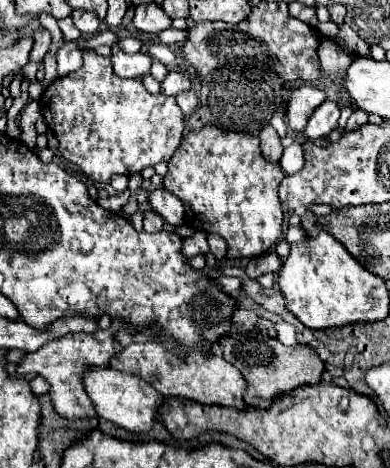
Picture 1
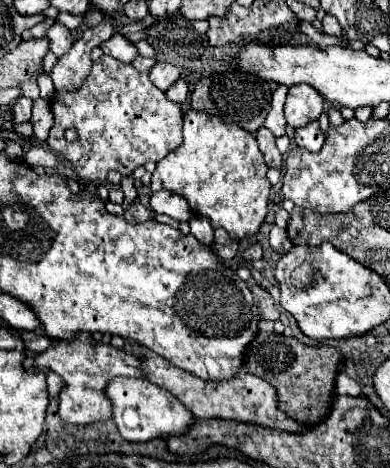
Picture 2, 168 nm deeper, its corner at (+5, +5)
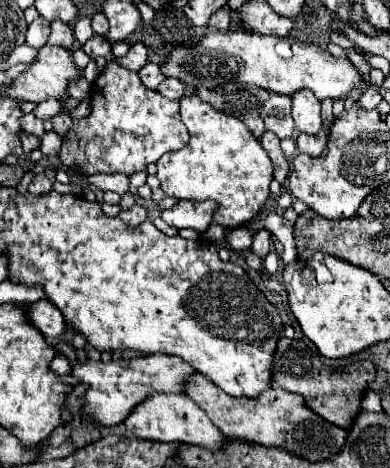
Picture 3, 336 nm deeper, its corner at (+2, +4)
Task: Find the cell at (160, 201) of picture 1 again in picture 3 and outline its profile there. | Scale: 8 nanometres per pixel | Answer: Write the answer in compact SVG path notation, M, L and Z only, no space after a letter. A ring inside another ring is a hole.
M180 200L174 208L162 212L162 220L176 228L192 228L196 232L204 232L212 222L212 214L216 210L216 202L204 200Z

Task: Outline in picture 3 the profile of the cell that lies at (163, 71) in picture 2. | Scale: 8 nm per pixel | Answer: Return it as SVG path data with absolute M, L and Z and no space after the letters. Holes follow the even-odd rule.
M150 62L150 64L146 64L146 66L140 70L140 78L142 78L144 86L156 90L156 88L166 80L166 74L160 70L160 64Z

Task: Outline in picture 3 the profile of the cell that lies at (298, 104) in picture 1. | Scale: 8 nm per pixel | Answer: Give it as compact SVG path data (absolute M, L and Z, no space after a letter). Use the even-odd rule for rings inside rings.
M298 90L292 94L292 118L298 132L316 134L322 126L320 100L310 90Z

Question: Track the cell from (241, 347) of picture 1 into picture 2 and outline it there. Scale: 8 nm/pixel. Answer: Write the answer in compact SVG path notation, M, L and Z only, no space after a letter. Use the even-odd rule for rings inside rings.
M259 333L247 351L245 367L277 389L279 405L289 417L299 423L317 425L317 421L321 421L331 411L337 373L341 371L343 361L343 353L335 347L309 347L293 337L285 337L279 333Z

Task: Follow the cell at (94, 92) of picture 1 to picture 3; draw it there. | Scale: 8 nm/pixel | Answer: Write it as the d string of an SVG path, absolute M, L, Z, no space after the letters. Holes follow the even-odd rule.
M108 62L106 68L98 74L90 92L90 114L86 118L74 120L72 128L62 138L62 148L58 158L68 168L78 168L86 176L92 174L134 174L146 170L148 164L156 162L162 154L180 150L188 144L188 130L180 120L180 102L164 98L158 90L148 90L140 82L140 74L128 70L116 62Z

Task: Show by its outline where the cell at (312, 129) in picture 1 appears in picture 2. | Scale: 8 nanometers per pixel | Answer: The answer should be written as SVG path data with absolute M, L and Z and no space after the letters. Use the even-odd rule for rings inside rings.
M317 121L295 131L295 143L307 151L313 151L313 153L319 151L323 147L323 141L325 141L325 137L323 137L323 131Z

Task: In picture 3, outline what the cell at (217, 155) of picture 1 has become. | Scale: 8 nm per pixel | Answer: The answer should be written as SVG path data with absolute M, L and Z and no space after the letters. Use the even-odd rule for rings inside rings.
M184 96L180 100L180 114L190 132L190 142L178 152L164 154L156 162L156 178L164 194L172 198L214 200L218 204L214 222L224 228L238 228L256 218L270 196L272 162L266 150L242 120L214 110L198 96Z

